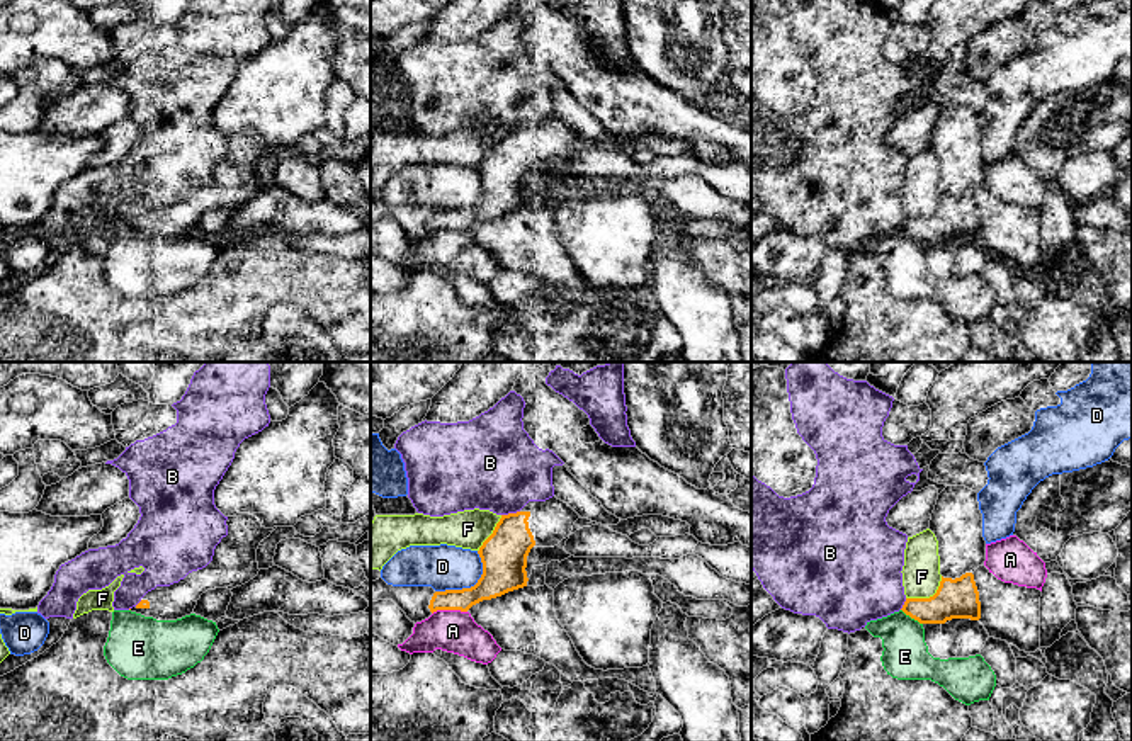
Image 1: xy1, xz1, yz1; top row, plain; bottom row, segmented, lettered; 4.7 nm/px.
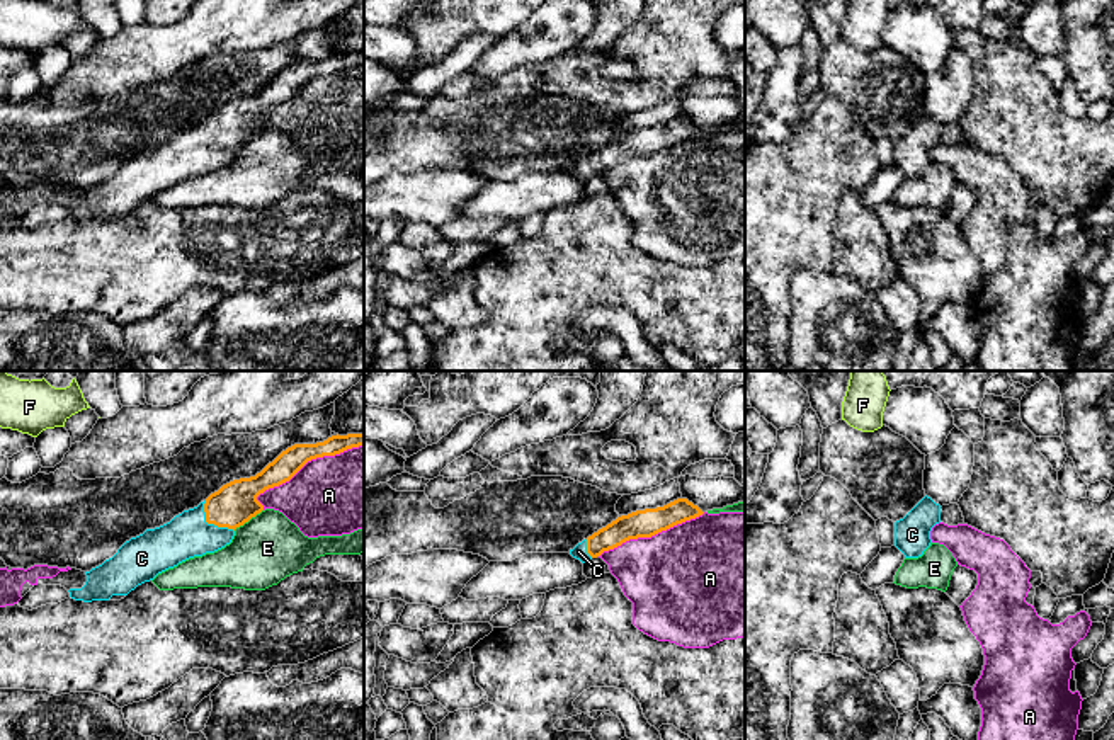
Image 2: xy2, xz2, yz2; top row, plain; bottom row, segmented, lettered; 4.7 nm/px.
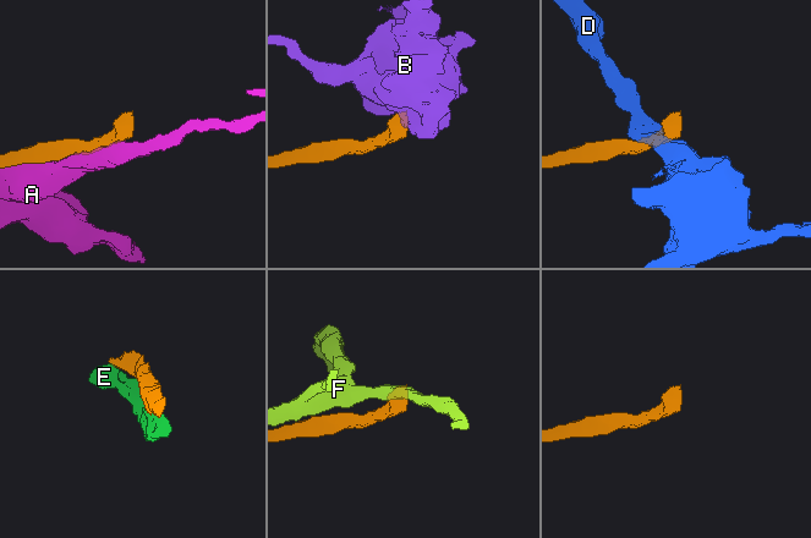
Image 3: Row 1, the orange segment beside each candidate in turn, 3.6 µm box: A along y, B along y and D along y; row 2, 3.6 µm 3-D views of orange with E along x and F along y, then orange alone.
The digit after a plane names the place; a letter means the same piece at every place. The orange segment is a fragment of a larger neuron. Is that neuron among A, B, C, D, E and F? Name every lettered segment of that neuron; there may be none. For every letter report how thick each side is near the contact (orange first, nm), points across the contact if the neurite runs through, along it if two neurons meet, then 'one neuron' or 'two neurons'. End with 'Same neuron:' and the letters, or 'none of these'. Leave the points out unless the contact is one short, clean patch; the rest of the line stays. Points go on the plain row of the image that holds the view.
A: 120 nm thick on the orange side, 380 nm on the other; two neurons
B: 220 nm thick on the orange side, 440 nm on the other; two neurons
C: 200 nm thick on the orange side, 220 nm on the other; runs through xy2 (233, 123), (210, 142), (203, 148), (187, 153); one neuron
D: 220 nm thick on the orange side, 220 nm on the other; border along xz1 (478, 170), (481, 196), (473, 204), (435, 211); two neurons
E: 200 nm thick on the orange side, 320 nm on the other; two neurons
F: 190 nm thick on the orange side, 180 nm on the other; border along yz1 (942, 196), (932, 214), (906, 218); two neurons
Same neuron: C

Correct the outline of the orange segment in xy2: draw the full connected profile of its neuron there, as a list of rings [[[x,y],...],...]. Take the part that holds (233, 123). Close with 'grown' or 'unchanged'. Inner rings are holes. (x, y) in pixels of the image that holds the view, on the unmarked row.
[[[364,51],[337,53],[323,61],[287,66],[255,95],[233,99],[197,126],[126,160],[112,177],[85,191],[85,204],[70,208],[70,216],[92,221],[128,214],[138,204],[189,177],[225,167],[231,162],[236,146],[264,129],[257,119],[260,112],[289,100],[311,78],[335,75],[359,65],[364,65]]]; grown

